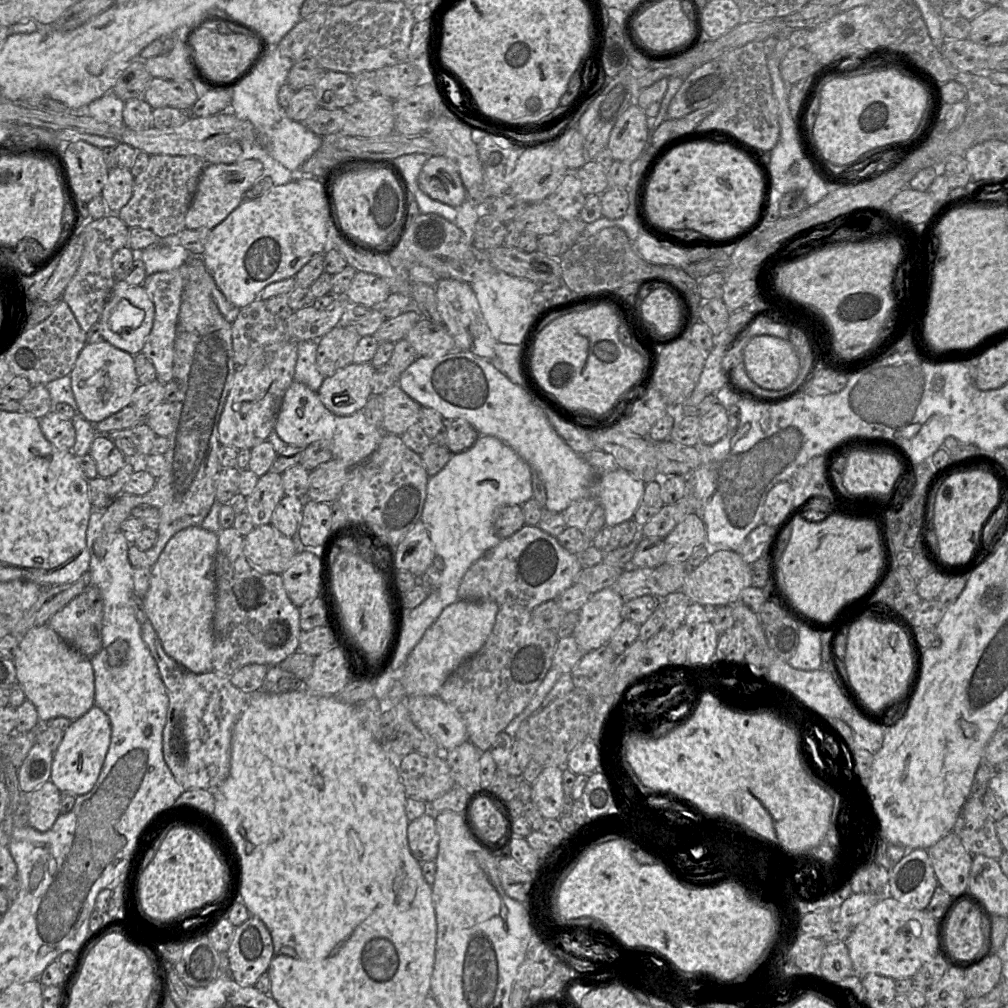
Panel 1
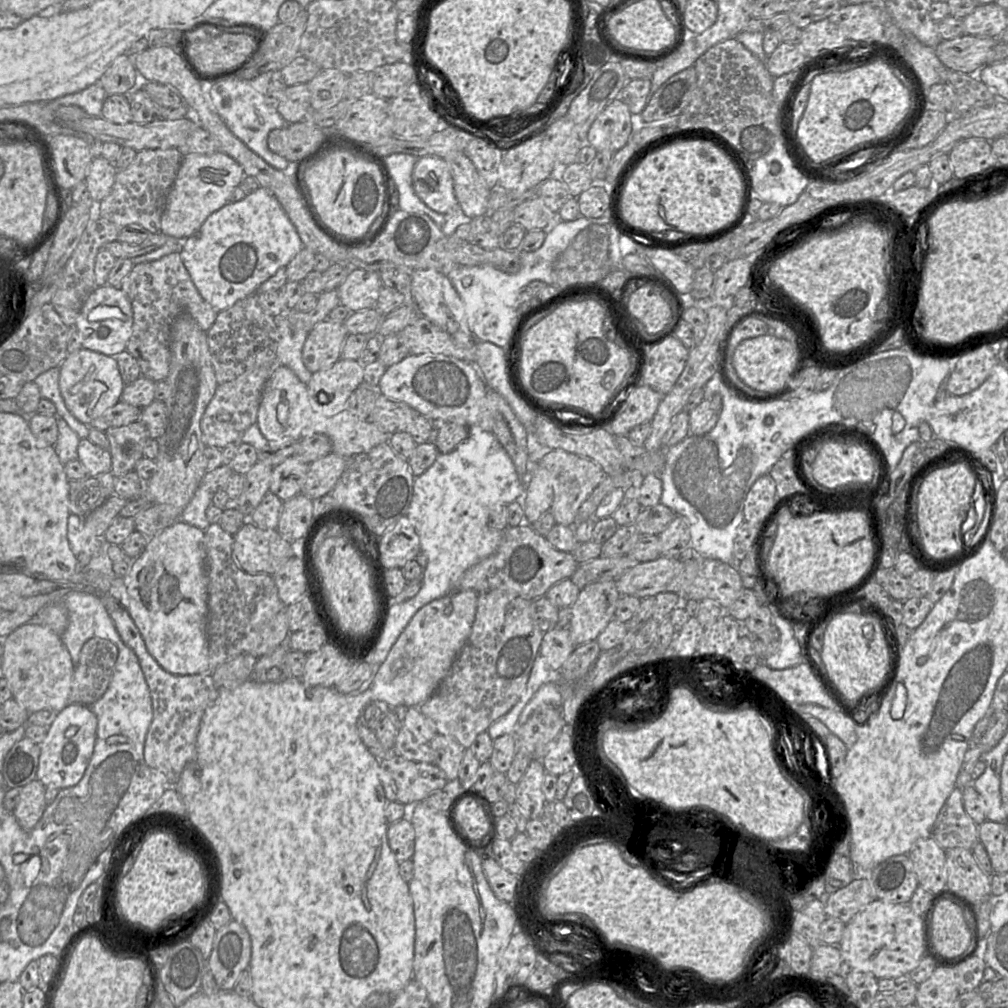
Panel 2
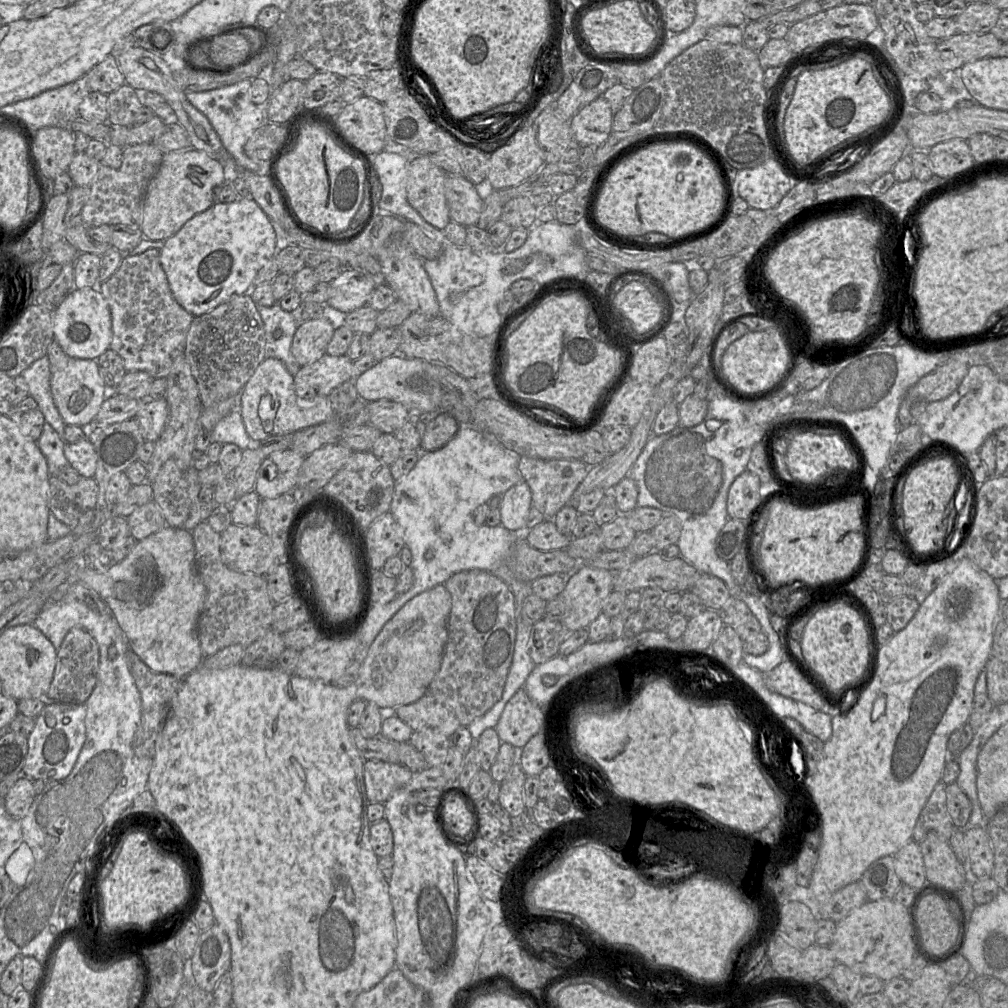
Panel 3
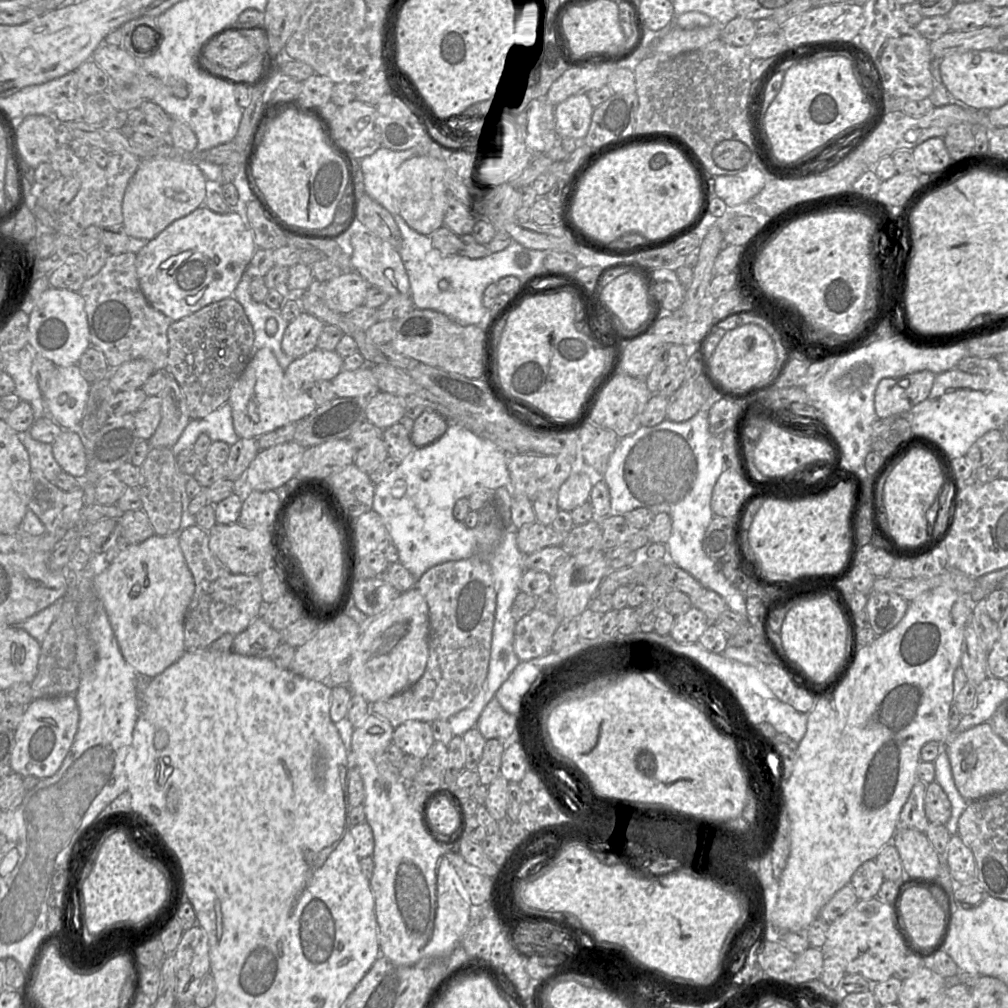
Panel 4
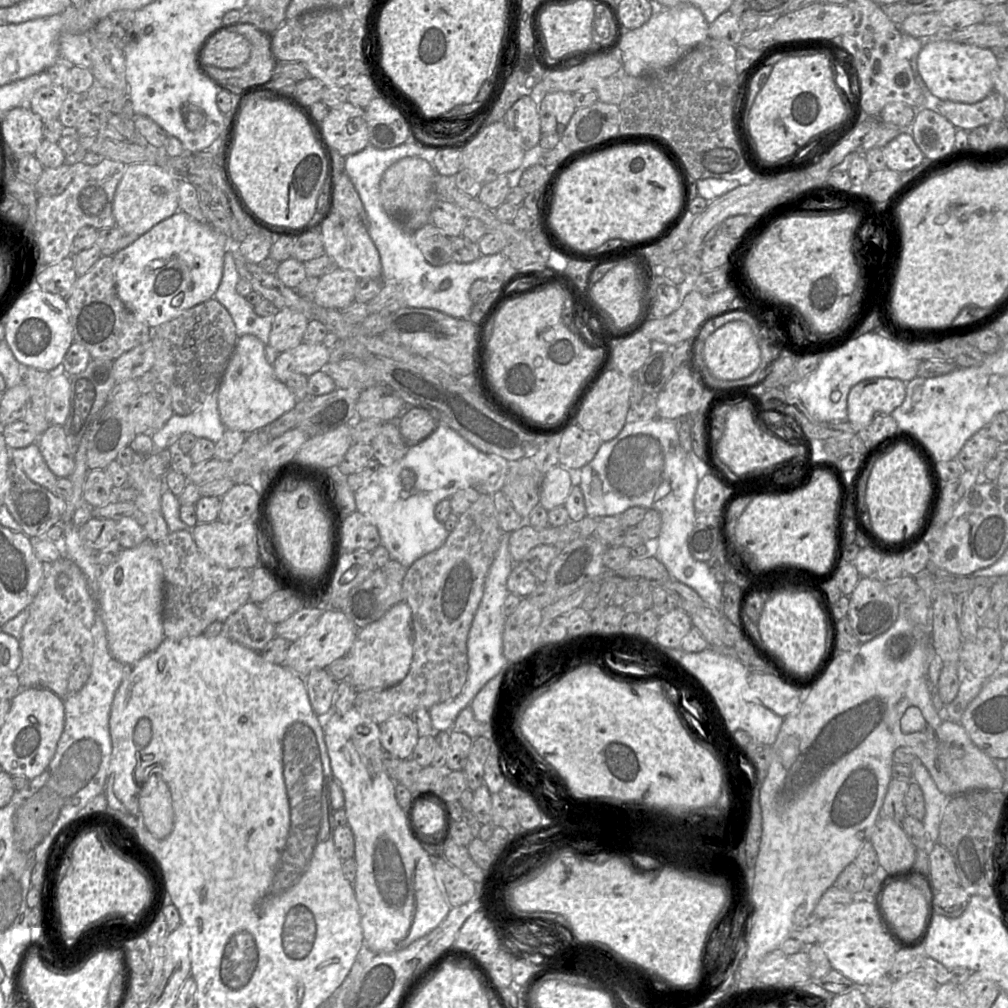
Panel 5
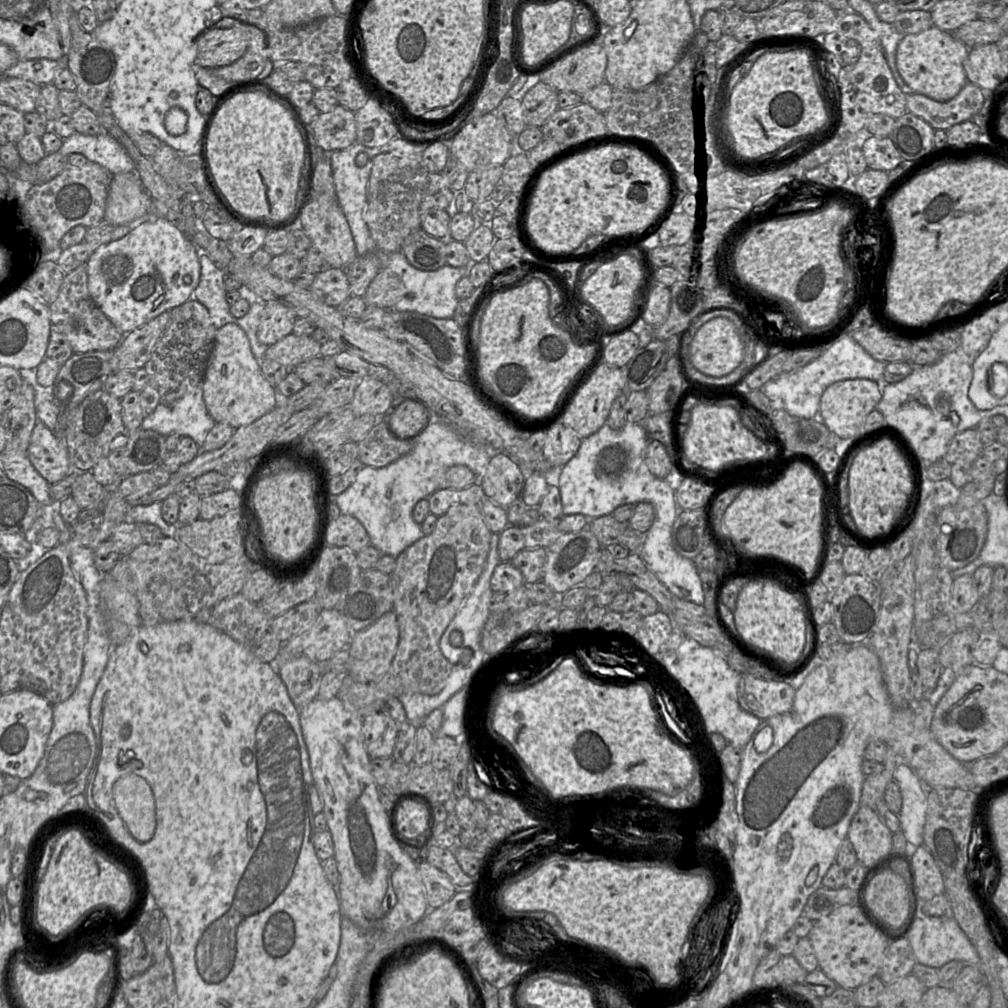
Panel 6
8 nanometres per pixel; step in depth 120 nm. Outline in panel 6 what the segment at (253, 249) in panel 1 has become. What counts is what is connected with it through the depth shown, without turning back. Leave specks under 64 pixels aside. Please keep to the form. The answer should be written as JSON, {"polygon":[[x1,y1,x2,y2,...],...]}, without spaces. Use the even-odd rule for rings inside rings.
{"polygon":[[153,212,131,223,135,227,128,234,99,247,86,262,90,296,123,334,190,300,199,283,201,272,198,248,177,225]]}

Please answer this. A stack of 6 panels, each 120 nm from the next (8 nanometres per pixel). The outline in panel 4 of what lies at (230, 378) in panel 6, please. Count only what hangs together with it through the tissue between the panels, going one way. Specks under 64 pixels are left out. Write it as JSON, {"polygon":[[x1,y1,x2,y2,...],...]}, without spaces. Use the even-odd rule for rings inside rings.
{"polygon":[[266,347,256,349,244,371,234,383,228,404,231,406,233,427,239,438,257,439,309,415,317,404,306,392,298,392,286,382,284,369,274,353]]}

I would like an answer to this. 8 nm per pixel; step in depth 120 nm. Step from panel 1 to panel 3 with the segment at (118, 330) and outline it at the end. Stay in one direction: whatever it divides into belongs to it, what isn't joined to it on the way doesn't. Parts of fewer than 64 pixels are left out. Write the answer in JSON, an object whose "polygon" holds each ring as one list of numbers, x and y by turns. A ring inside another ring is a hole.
{"polygon":[[99,285,72,290,52,313,54,340,70,357,96,359,110,349,112,340,112,321,108,302,99,291]]}

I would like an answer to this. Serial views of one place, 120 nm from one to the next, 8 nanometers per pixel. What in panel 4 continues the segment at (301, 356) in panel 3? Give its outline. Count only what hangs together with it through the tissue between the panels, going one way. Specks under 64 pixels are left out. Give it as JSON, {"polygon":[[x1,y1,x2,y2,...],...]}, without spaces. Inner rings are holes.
{"polygon":[[301,312,286,327,281,347,282,350,295,359,317,348,317,340,325,323,316,316]]}

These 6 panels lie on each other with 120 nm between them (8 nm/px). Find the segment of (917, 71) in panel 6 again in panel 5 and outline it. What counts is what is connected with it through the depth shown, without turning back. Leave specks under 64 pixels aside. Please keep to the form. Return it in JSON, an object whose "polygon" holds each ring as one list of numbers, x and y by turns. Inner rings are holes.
{"polygon":[[924,41,917,57,918,72,929,91,942,100,976,103,994,91,993,71,998,57,990,48,954,41]]}

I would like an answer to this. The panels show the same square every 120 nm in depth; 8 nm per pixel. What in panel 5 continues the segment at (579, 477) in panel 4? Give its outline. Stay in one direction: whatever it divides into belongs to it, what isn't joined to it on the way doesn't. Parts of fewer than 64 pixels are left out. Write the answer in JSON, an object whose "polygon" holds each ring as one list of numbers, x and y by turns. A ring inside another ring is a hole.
{"polygon":[[555,466,540,481,540,506,547,511,563,506,572,488,572,476,567,468]]}

